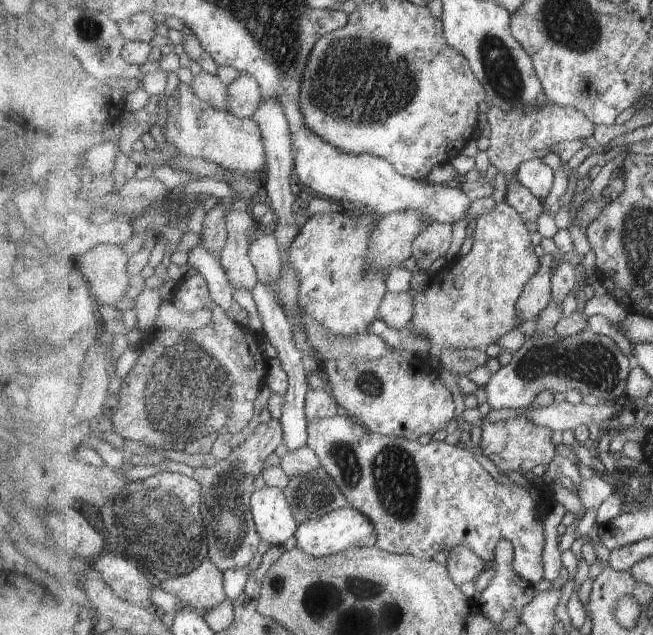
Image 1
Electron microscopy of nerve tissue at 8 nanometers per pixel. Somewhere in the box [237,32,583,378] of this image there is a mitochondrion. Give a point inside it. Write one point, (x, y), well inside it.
(361, 81)

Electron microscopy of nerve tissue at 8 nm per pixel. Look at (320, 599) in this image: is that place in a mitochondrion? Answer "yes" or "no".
yes

